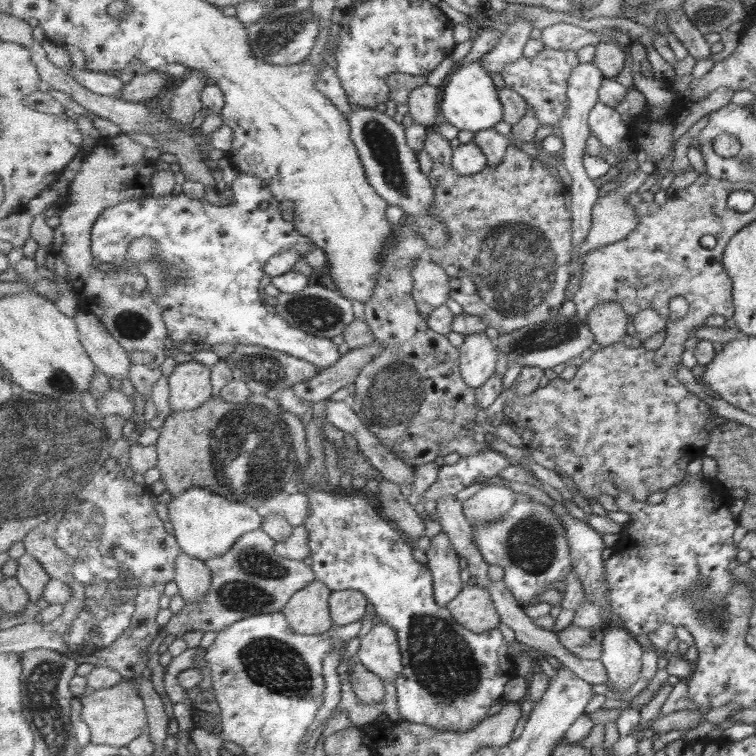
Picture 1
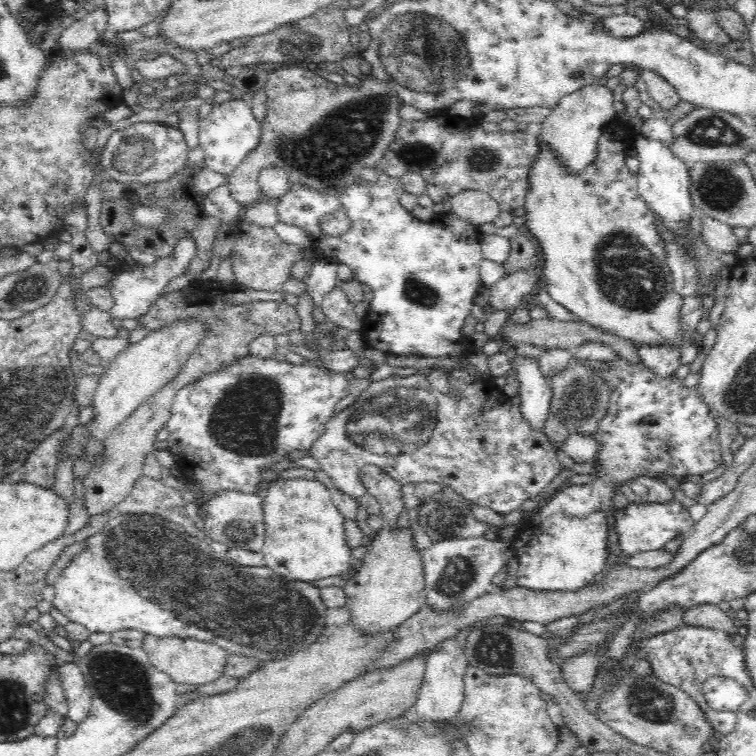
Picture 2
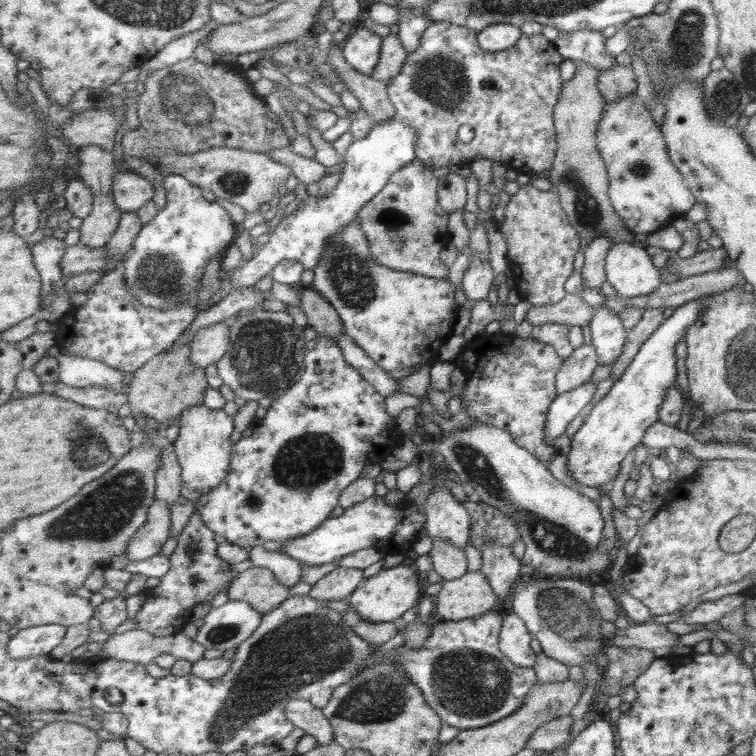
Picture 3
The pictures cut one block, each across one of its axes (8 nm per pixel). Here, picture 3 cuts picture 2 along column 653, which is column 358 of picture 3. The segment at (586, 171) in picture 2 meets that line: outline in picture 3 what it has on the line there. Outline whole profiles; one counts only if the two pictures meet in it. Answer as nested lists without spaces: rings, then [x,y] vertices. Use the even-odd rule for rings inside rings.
[[[357,217],[340,232],[330,237],[326,243],[327,251],[317,263],[314,280],[310,287],[319,292],[337,309],[344,320],[344,331],[353,339],[381,368],[393,374],[397,369],[407,367],[430,367],[439,361],[439,347],[453,334],[453,326],[457,322],[458,304],[455,299],[455,284],[447,278],[435,278],[419,273],[399,271],[381,265],[371,253],[371,244],[366,230],[361,225],[361,217]]]

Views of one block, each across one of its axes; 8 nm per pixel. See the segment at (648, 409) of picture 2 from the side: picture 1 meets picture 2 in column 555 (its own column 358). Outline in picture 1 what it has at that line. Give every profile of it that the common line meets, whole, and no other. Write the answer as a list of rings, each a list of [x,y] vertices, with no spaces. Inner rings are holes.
[[[307,487],[303,492],[308,496],[308,502],[310,502],[312,509],[312,516],[307,518],[307,522],[303,525],[305,525],[307,531],[309,531],[310,557],[313,560],[311,566],[317,574],[316,580],[323,582],[327,587],[331,588],[332,591],[353,590],[362,592],[370,600],[370,603],[374,605],[374,609],[376,610],[375,613],[380,616],[382,621],[391,624],[391,628],[395,628],[398,632],[404,669],[399,678],[393,683],[397,690],[397,705],[401,719],[417,724],[426,724],[433,728],[433,730],[436,730],[437,733],[464,733],[467,732],[467,730],[470,731],[471,728],[474,729],[482,721],[485,721],[490,717],[489,710],[491,710],[492,706],[500,701],[503,702],[503,694],[505,694],[505,686],[507,686],[507,682],[520,676],[513,657],[509,655],[509,644],[507,643],[507,640],[505,640],[505,636],[501,634],[501,630],[494,628],[487,632],[477,633],[473,632],[471,629],[465,628],[462,624],[459,624],[459,621],[455,620],[455,617],[451,614],[450,609],[440,605],[438,601],[435,600],[434,577],[427,564],[421,564],[421,562],[415,560],[415,556],[413,556],[413,544],[409,542],[408,537],[381,513],[375,512],[370,500],[364,496],[364,493],[359,494],[359,492],[352,491],[352,493],[347,495],[347,491],[341,489],[333,490],[327,487]]]

